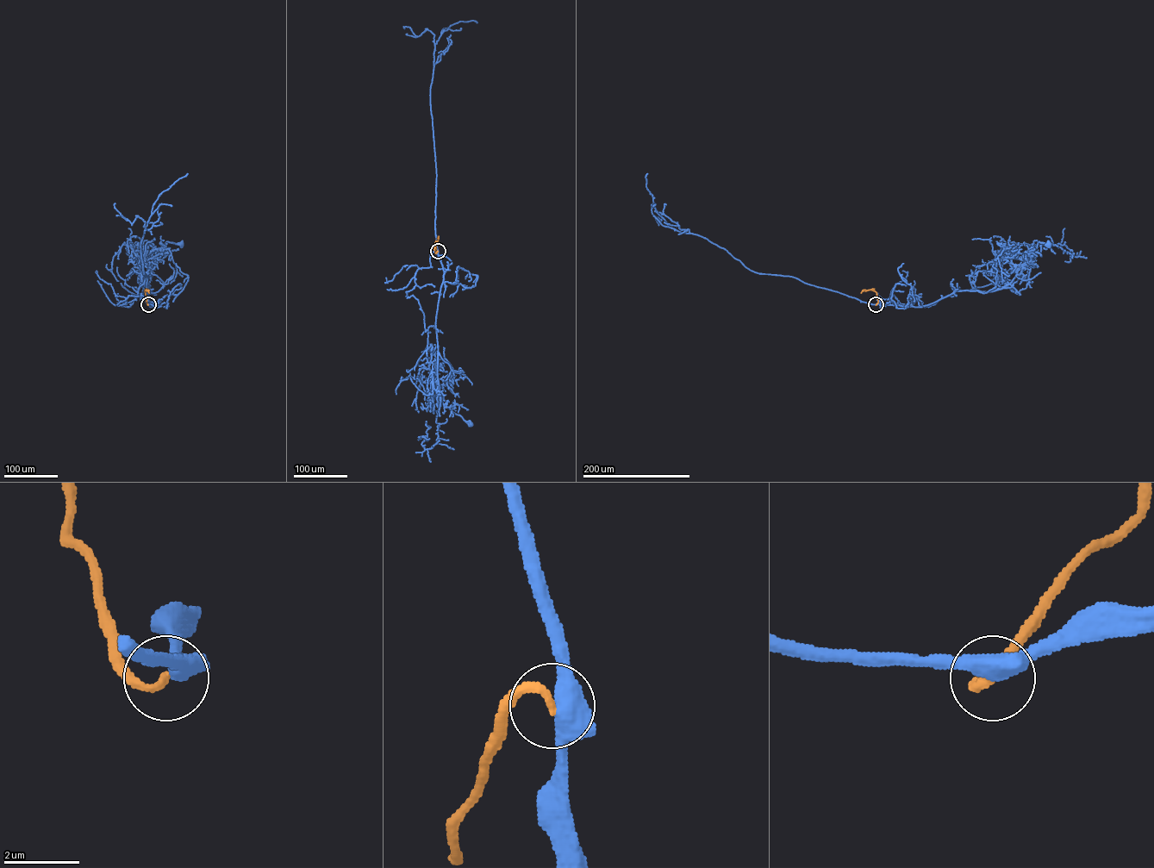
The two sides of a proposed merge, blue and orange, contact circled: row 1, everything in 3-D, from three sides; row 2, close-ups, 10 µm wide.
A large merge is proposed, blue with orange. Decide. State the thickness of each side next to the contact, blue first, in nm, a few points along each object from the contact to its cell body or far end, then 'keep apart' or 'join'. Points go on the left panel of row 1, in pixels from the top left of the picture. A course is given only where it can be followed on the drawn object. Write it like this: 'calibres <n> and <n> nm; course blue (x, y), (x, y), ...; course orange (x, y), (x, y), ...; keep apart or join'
calibres 400 and 220 nm; course blue (148, 305), (154, 305), (150, 307), (146, 296), (148, 265), (166, 242), (182, 244); course orange (148, 305), (145, 290), (148, 290), (149, 293); keep apart

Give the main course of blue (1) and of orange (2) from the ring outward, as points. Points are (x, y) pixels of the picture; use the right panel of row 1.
1: (876, 305), (920, 307), (956, 290), (1004, 287), (1038, 242), (1049, 244)
2: (876, 305), (878, 300), (875, 291), (863, 290), (861, 293)

